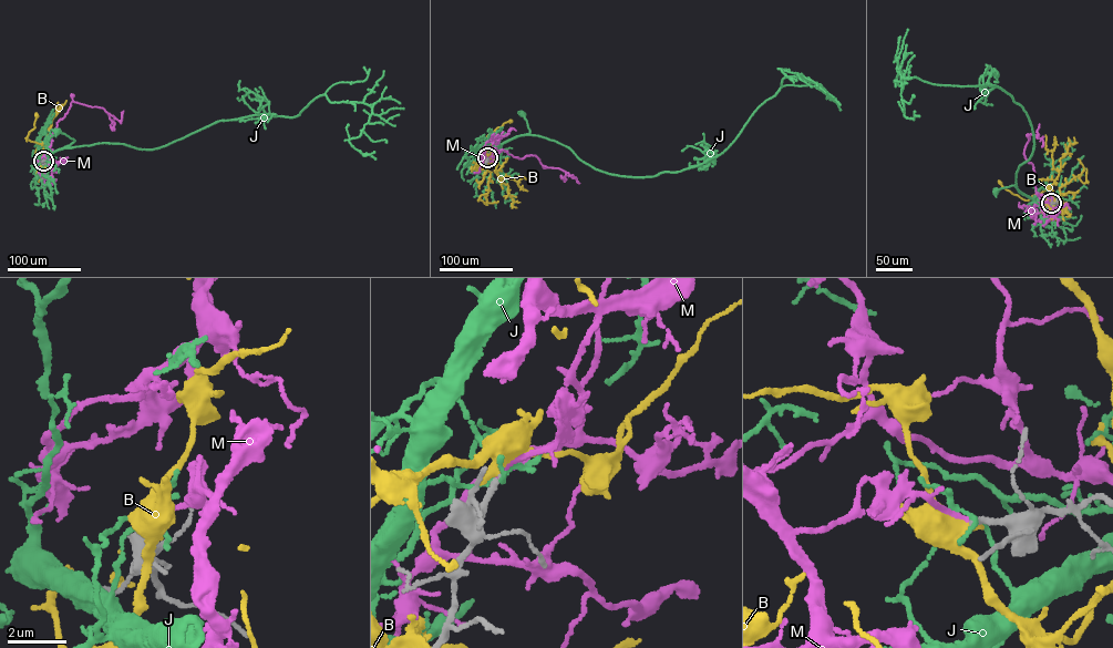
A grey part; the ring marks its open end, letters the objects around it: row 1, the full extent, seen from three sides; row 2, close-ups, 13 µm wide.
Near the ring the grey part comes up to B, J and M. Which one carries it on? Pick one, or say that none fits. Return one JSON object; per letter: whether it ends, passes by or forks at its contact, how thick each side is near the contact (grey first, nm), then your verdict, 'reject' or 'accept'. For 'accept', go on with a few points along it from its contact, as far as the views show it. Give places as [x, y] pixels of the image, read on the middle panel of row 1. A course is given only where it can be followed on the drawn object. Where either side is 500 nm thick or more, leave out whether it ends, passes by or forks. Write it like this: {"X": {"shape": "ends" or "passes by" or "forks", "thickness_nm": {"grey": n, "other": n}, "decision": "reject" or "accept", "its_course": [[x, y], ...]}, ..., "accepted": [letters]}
{"B": {"shape": "passes by", "thickness_nm": {"grey": 240, "other": 360}, "decision": "reject"}, "J": {"shape": "forks", "thickness_nm": {"grey": 240, "other": 120}, "decision": "reject"}, "M": {"shape": "ends", "thickness_nm": {"grey": 240, "other": 180}, "decision": "accept", "its_course": [[487, 157], [502, 150], [518, 158], [535, 155], [545, 166]]}, "accepted": ["M"]}

